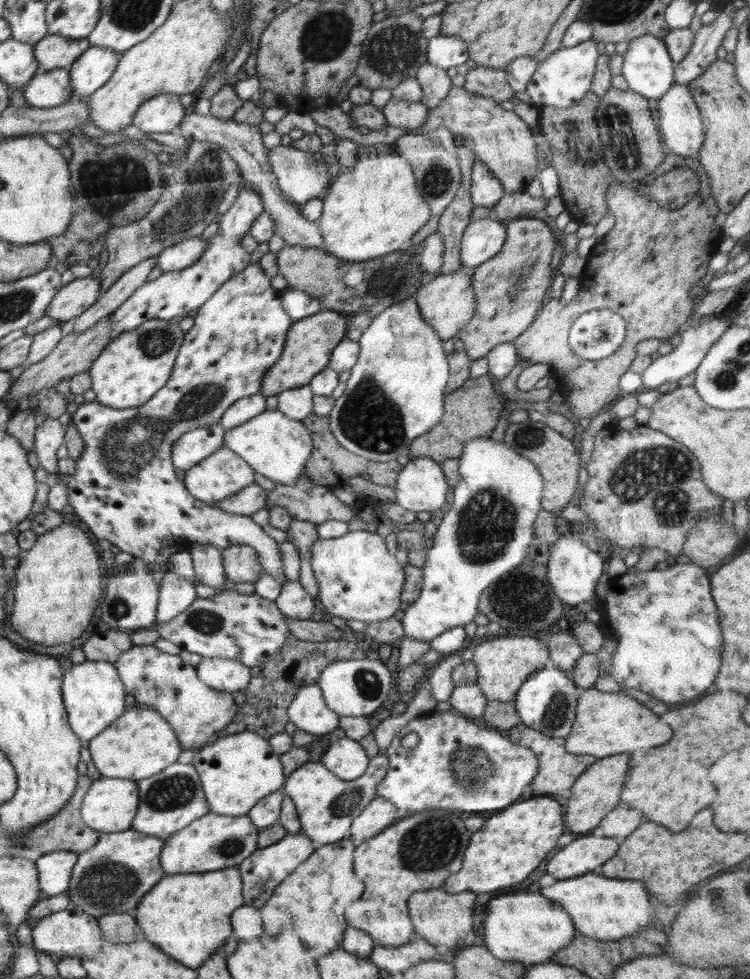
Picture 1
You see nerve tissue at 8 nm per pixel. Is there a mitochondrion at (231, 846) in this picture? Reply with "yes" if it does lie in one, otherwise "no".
yes

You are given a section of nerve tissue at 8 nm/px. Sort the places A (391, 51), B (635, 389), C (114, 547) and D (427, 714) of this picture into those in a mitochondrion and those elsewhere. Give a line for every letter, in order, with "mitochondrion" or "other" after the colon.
A: mitochondrion
B: other
C: other
D: other

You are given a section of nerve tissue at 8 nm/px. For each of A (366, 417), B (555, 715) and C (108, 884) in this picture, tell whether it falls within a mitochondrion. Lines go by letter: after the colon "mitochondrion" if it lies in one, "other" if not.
A: mitochondrion
B: mitochondrion
C: mitochondrion

